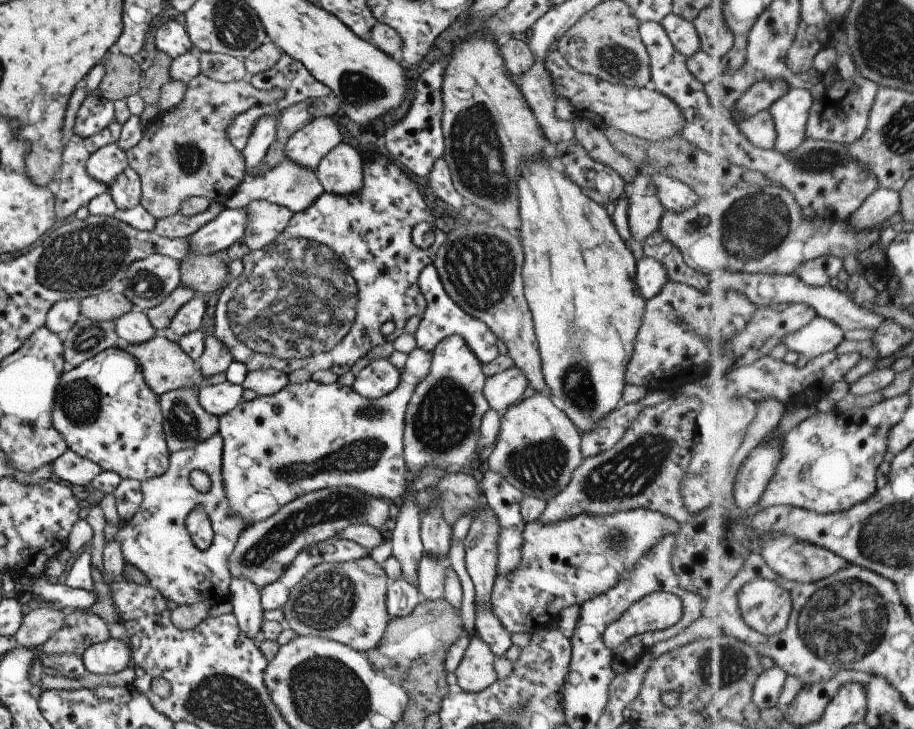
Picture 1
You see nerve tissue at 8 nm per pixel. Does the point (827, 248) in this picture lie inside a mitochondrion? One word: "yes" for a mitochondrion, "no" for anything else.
no

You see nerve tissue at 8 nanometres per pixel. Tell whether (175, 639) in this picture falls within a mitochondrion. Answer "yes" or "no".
no

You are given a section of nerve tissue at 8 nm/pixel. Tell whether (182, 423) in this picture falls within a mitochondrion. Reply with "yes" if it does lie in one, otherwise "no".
yes

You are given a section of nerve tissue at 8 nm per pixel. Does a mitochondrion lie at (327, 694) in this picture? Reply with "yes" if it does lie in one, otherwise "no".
yes

